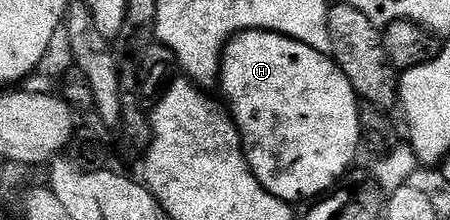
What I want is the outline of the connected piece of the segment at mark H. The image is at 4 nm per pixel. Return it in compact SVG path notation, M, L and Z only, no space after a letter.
M245 29L231 37L221 52L219 89L225 92L224 104L239 131L251 171L271 195L290 203L316 199L350 172L357 145L362 144L361 109L353 84L332 56L315 51L294 37L266 29Z

